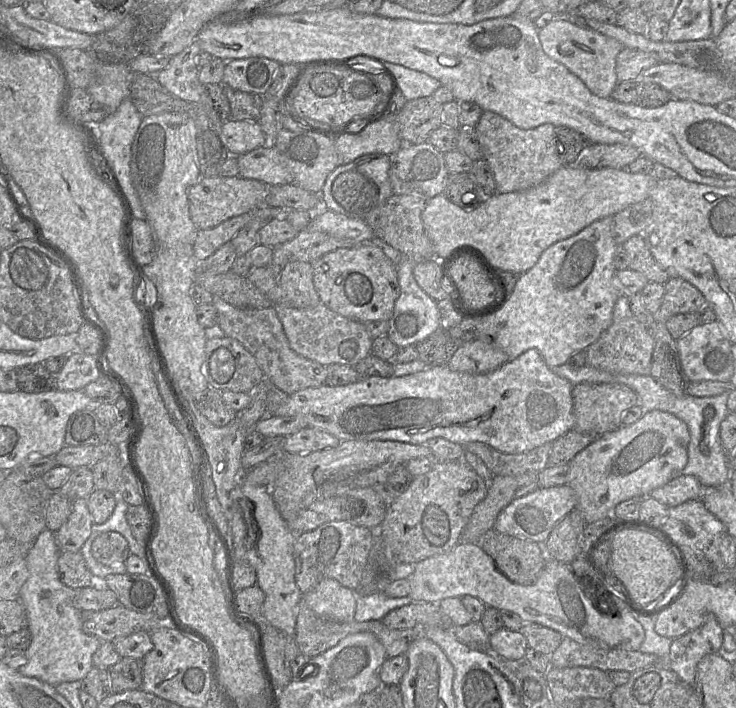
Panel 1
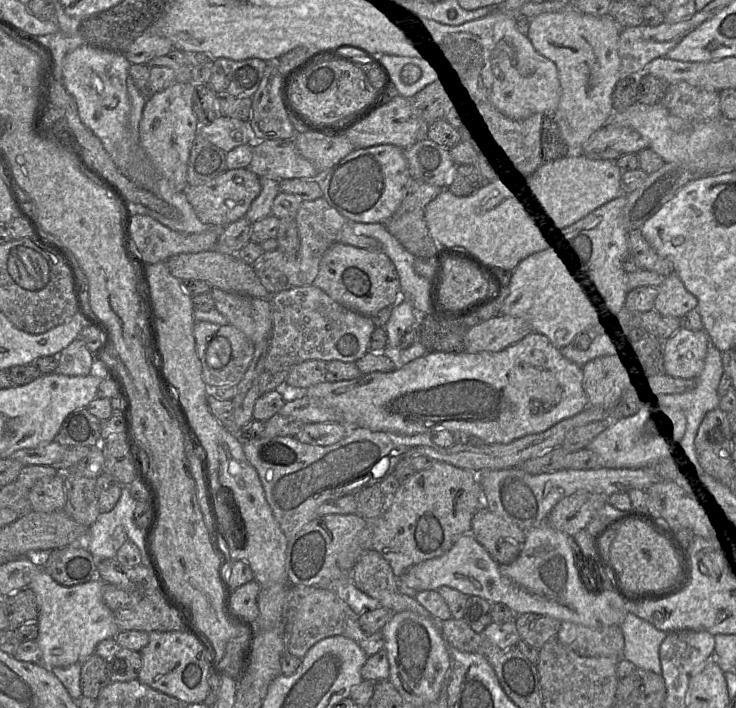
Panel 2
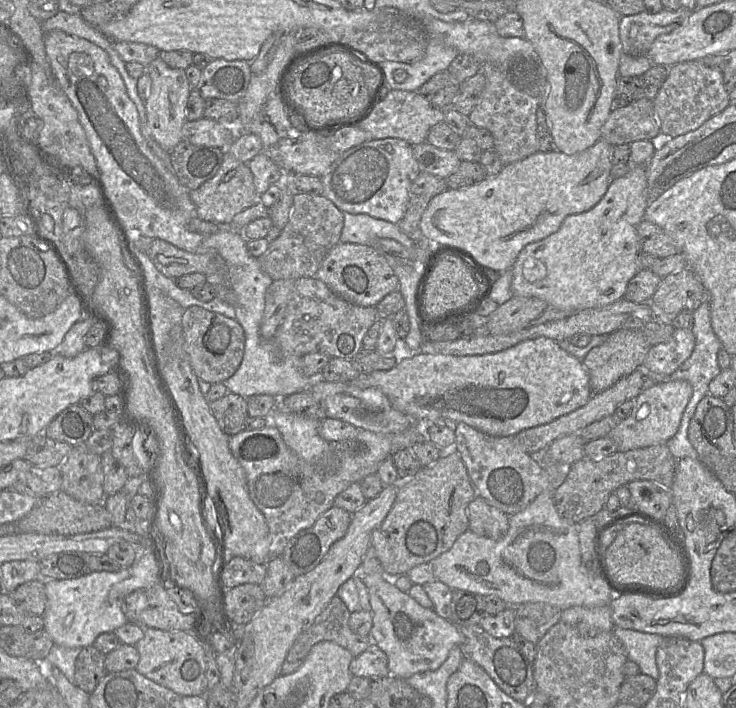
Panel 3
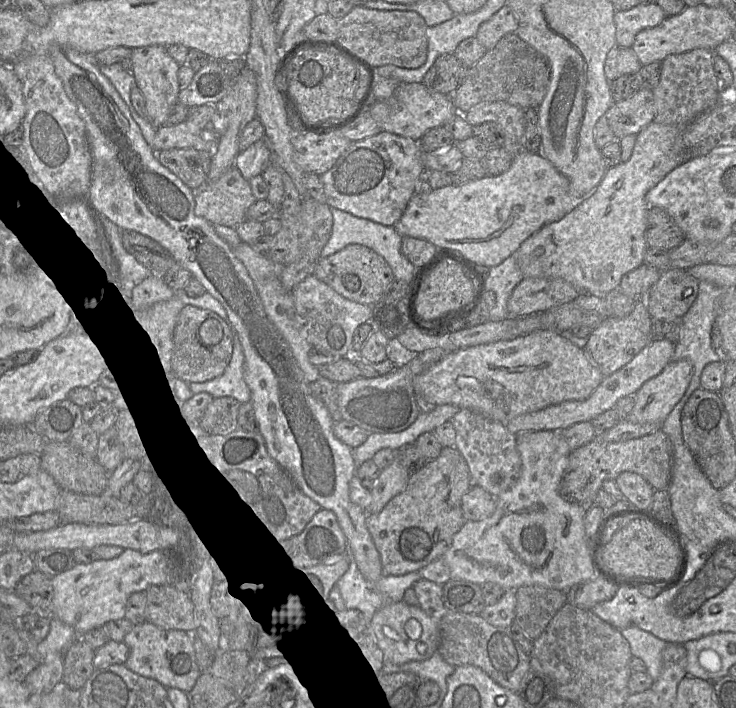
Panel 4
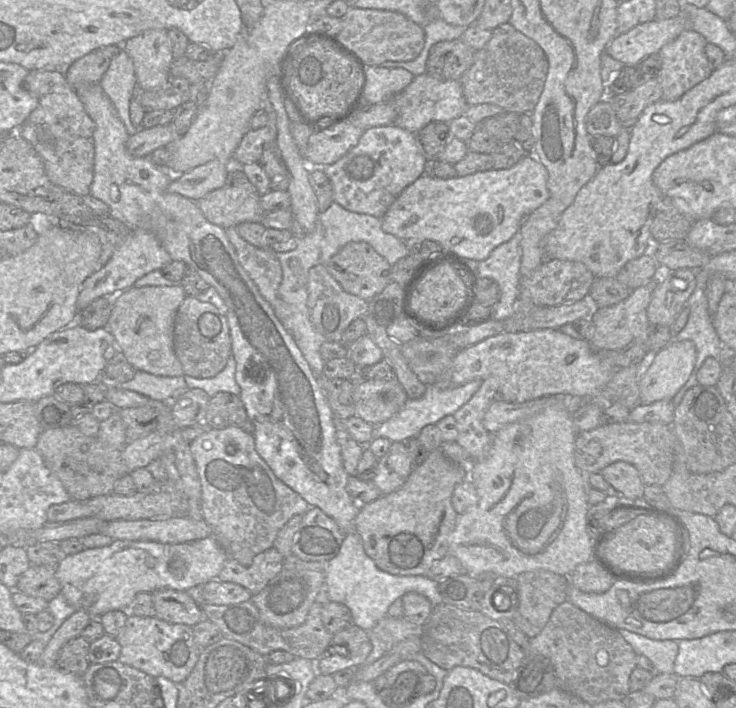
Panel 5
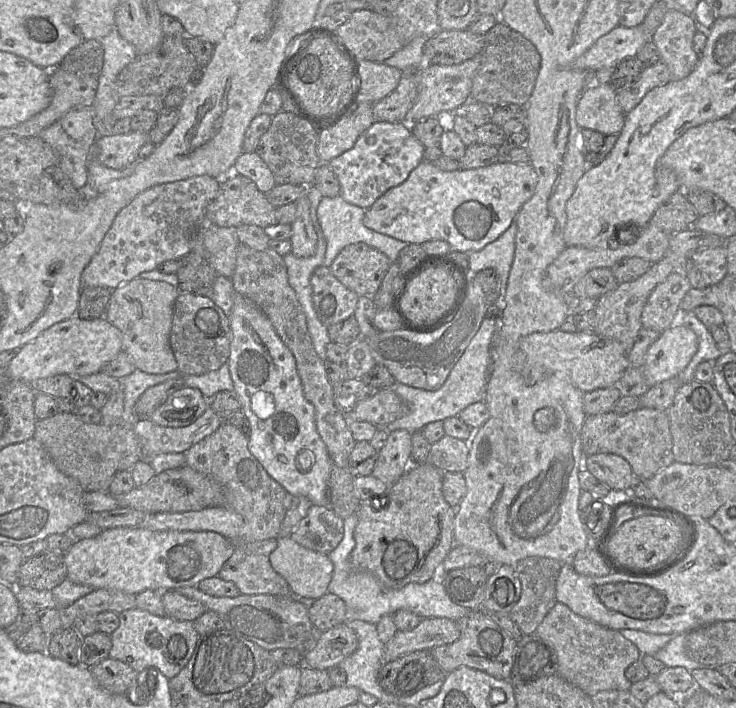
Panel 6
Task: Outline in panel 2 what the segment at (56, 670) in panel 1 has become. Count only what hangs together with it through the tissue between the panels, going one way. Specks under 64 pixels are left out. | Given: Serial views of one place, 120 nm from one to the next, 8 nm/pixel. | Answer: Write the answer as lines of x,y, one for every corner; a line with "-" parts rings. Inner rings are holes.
42,568
35,574
27,587
35,593
39,607
36,620
39,631
35,640
41,650
42,665
51,669
82,663
95,653
100,641
116,636
119,628
113,611
103,601
105,585
96,577
82,584
63,586

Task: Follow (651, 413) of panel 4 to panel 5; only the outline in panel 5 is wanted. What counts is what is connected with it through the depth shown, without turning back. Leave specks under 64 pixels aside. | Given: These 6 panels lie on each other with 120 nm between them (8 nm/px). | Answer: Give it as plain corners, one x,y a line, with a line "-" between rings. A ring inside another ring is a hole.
672,340
656,353
648,353
639,363
642,374
639,379
641,404
648,405
659,400
672,400
689,379
696,363
697,349
691,340

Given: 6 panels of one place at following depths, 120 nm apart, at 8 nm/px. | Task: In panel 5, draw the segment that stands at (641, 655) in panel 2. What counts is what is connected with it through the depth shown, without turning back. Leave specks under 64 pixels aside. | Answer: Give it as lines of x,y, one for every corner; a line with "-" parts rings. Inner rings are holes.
626,629
617,630
638,655
645,655
652,661
657,673
674,673
679,650
675,640
655,640

